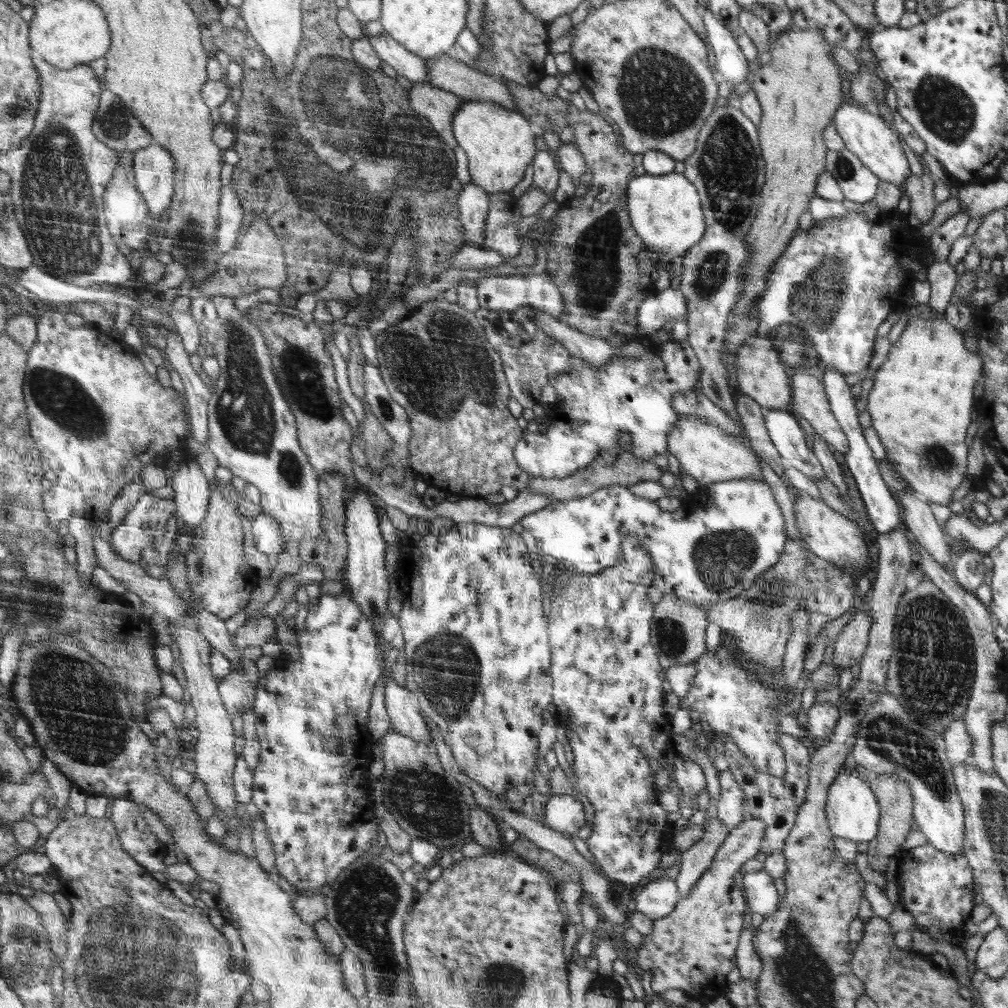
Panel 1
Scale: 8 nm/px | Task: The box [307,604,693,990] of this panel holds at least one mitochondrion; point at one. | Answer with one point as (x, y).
(425, 800)

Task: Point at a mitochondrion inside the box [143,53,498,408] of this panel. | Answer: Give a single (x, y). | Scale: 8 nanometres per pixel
(191, 241)

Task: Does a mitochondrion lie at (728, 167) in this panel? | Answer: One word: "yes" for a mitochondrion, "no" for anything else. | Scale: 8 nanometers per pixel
yes

